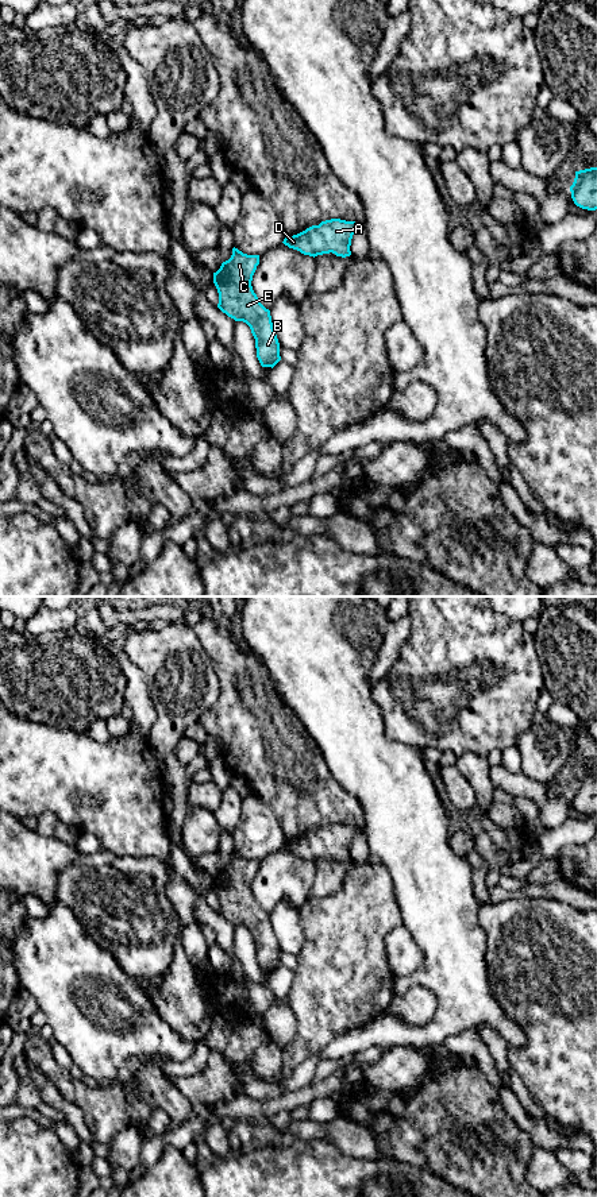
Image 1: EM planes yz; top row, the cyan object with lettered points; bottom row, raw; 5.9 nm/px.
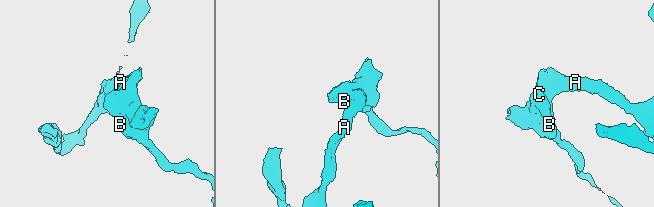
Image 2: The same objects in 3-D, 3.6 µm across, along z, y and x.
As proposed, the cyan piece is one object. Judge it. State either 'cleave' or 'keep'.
keep

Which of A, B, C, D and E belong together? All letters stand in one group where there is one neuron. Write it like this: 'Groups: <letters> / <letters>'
Groups: A B C D E

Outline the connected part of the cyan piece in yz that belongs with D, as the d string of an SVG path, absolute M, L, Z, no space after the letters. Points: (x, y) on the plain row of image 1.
M331 823L321 826L319 830L312 830L297 839L285 841L282 847L313 862L330 857L346 862L351 860L351 843L361 830L363 829Z

